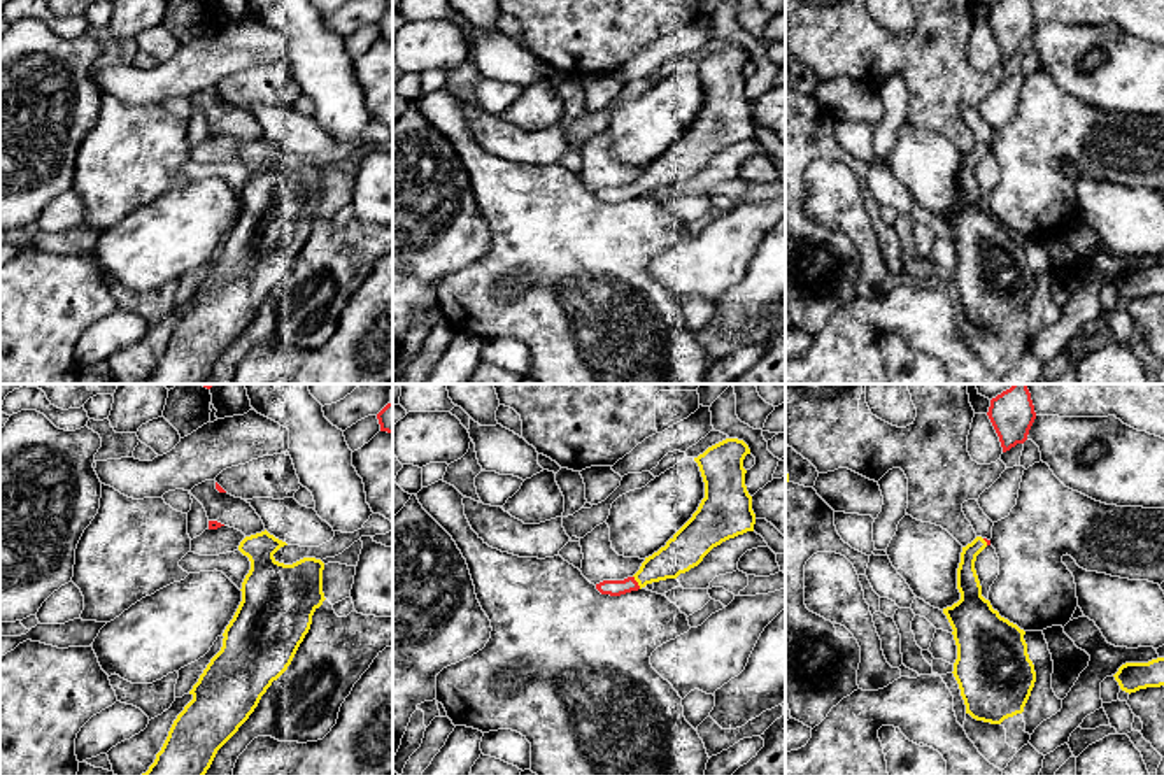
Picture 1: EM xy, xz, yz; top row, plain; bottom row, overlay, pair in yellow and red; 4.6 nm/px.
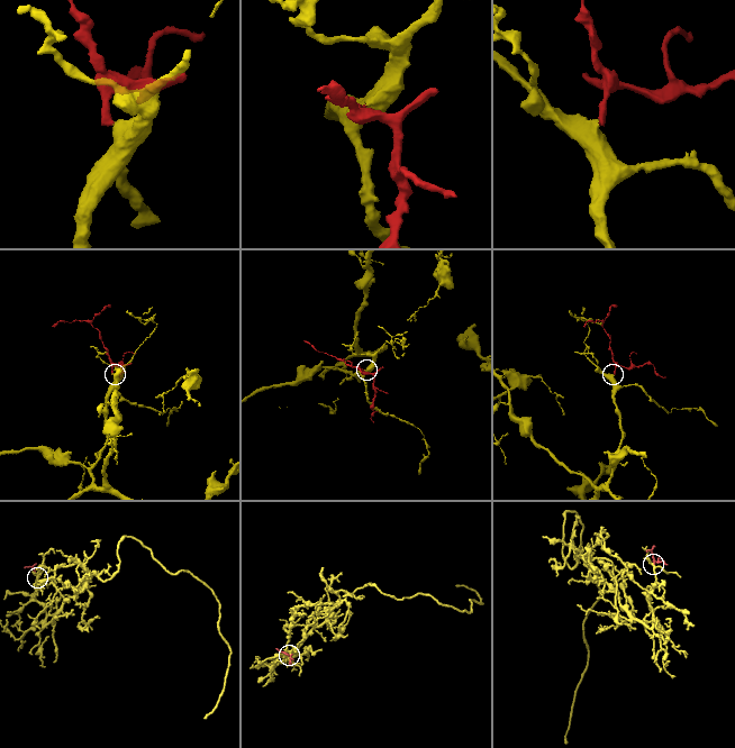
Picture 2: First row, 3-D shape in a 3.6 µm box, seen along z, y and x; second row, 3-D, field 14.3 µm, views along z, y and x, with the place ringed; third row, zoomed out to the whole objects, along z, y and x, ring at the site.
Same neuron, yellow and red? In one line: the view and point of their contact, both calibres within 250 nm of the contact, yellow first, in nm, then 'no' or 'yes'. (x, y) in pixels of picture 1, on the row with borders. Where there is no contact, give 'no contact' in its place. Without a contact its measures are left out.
xz (637, 581) | 160/80 nm | yes

